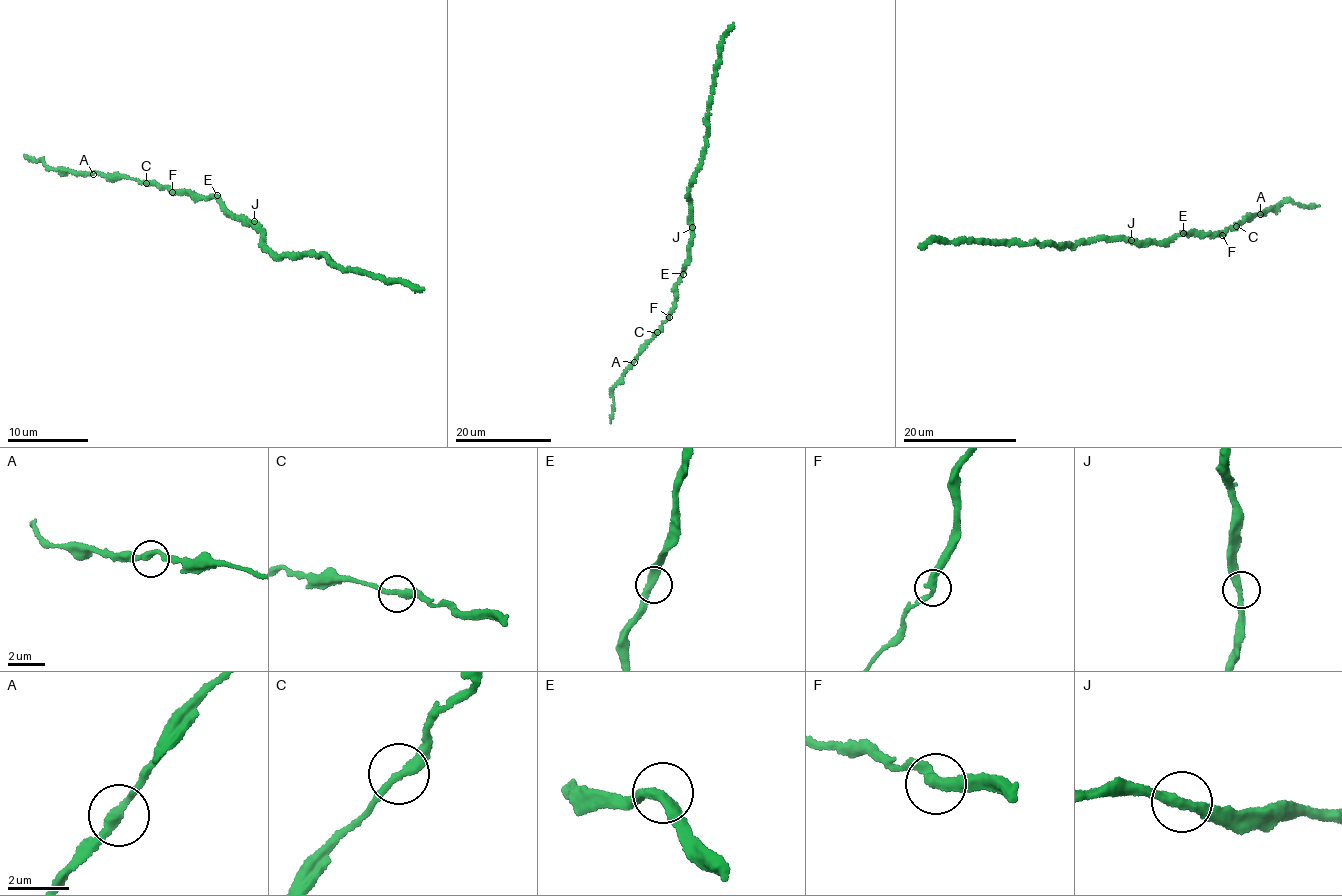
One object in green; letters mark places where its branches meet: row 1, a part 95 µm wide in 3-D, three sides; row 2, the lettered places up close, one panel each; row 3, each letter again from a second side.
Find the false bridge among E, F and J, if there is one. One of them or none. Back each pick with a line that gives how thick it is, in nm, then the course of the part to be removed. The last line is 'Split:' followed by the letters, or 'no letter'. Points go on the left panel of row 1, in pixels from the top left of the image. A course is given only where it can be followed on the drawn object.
F: Thickness 320 nm. Course of the part to remove: (172, 192), (155, 183), (115, 173), (78, 172), (45, 163), (42, 157), (24, 156)
Split: F

